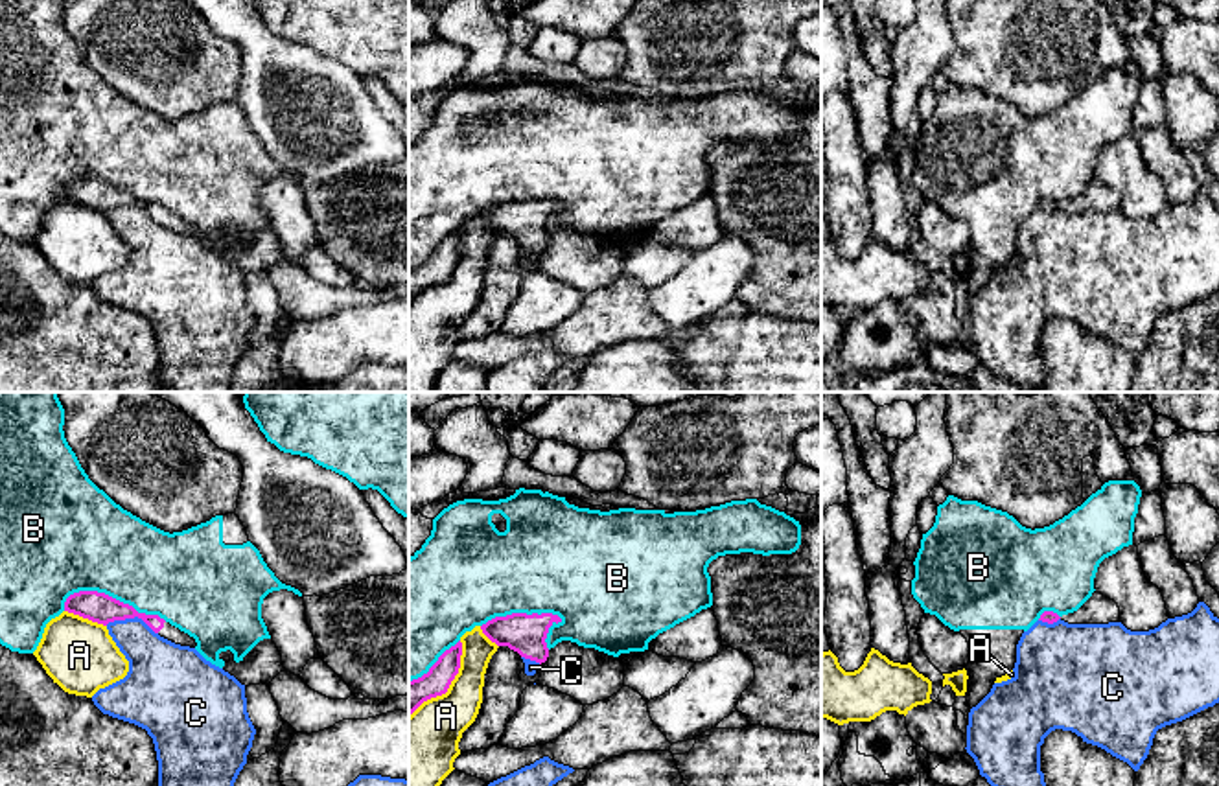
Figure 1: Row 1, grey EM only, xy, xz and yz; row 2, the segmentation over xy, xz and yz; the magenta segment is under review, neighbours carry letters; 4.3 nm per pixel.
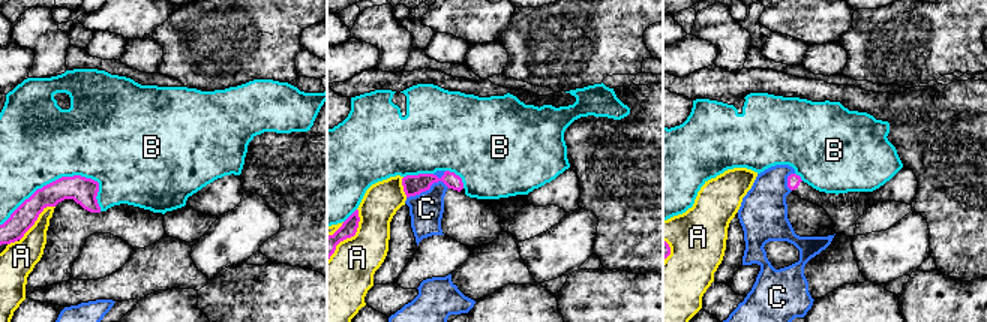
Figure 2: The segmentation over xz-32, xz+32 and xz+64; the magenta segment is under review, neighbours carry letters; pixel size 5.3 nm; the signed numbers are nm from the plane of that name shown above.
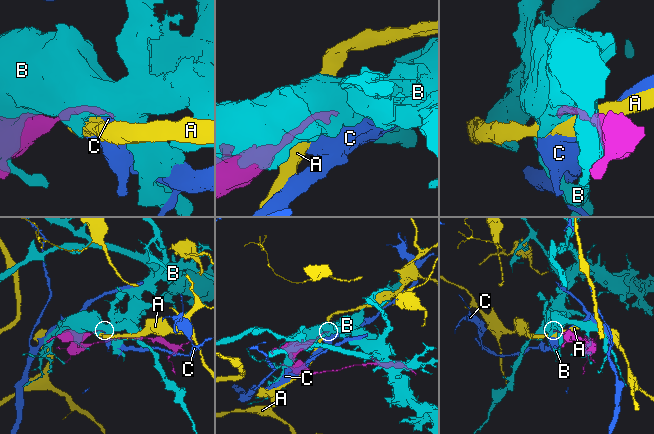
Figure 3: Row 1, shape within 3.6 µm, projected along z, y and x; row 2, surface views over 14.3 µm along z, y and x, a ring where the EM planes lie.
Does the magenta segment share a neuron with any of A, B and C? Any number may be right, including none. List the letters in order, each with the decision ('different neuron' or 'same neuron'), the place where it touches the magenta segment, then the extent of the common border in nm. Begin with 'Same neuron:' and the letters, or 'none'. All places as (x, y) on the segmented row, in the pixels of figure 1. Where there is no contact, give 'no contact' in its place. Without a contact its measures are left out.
Same neuron: none
A: different neuron; contact xz (450, 683); length 400 nm
B: different neuron; contact xz (522, 613); length 360 nm
C: different neuron; contact xy (131, 617); length 240 nm

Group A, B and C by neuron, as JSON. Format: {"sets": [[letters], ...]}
{"sets": [["A"], ["B"], ["C"]]}

